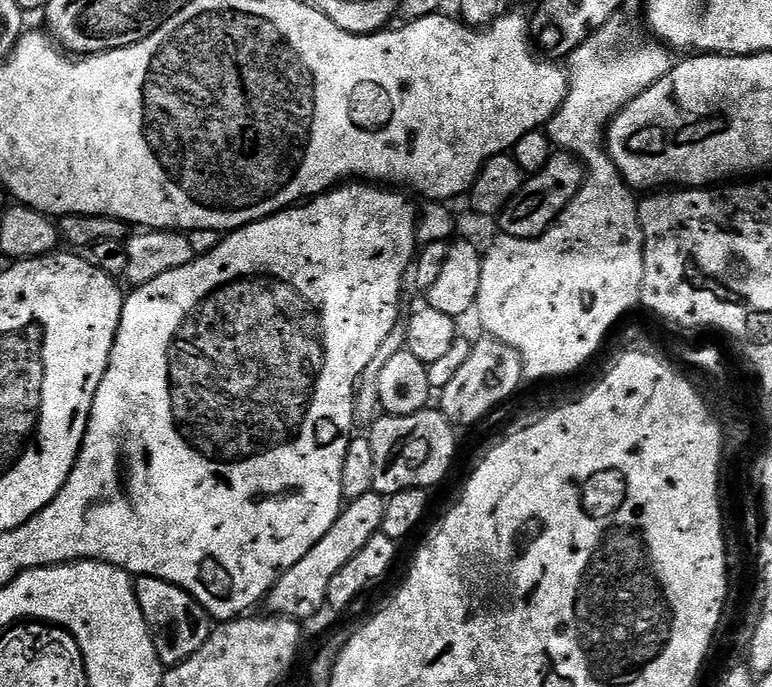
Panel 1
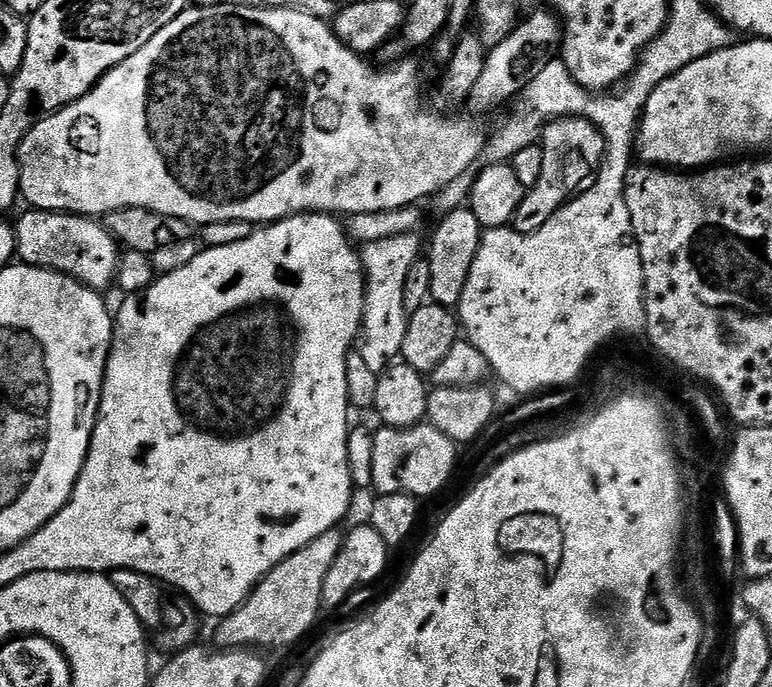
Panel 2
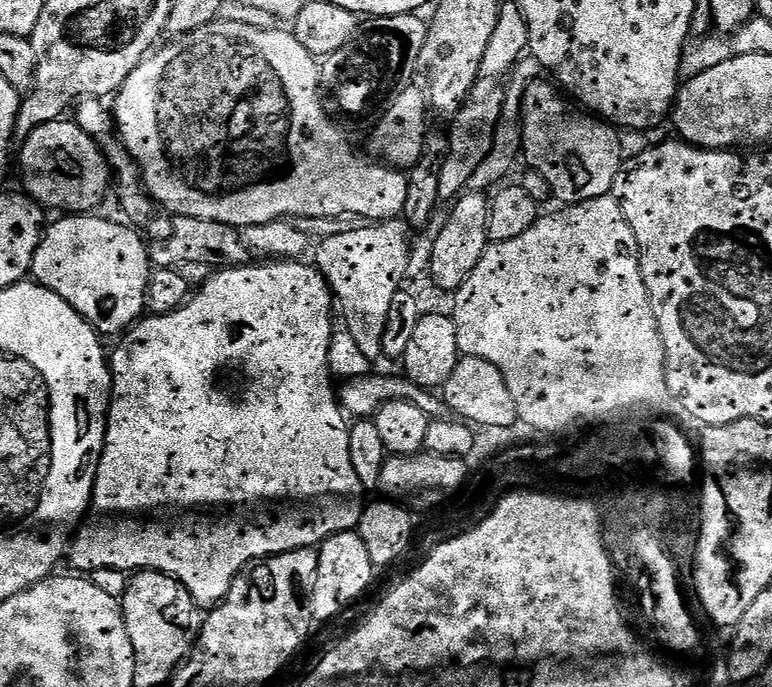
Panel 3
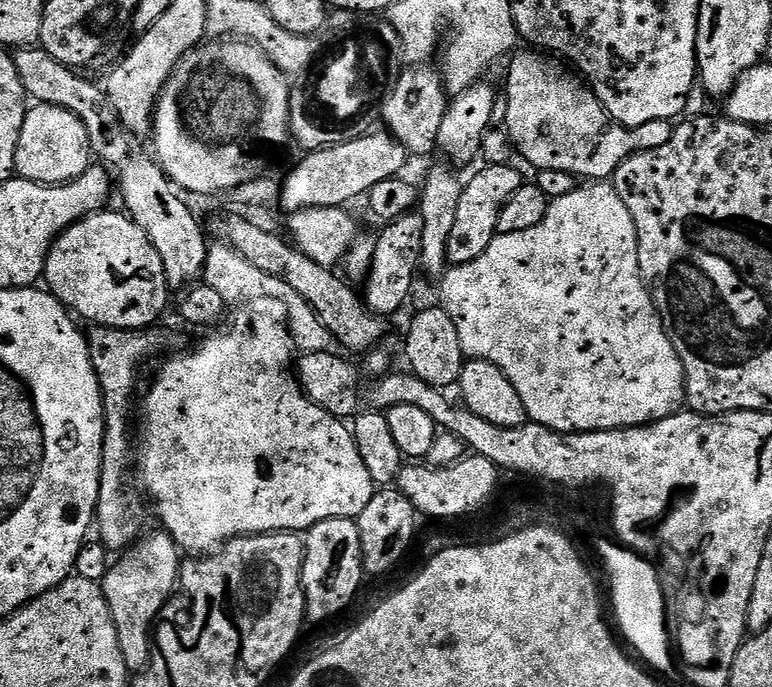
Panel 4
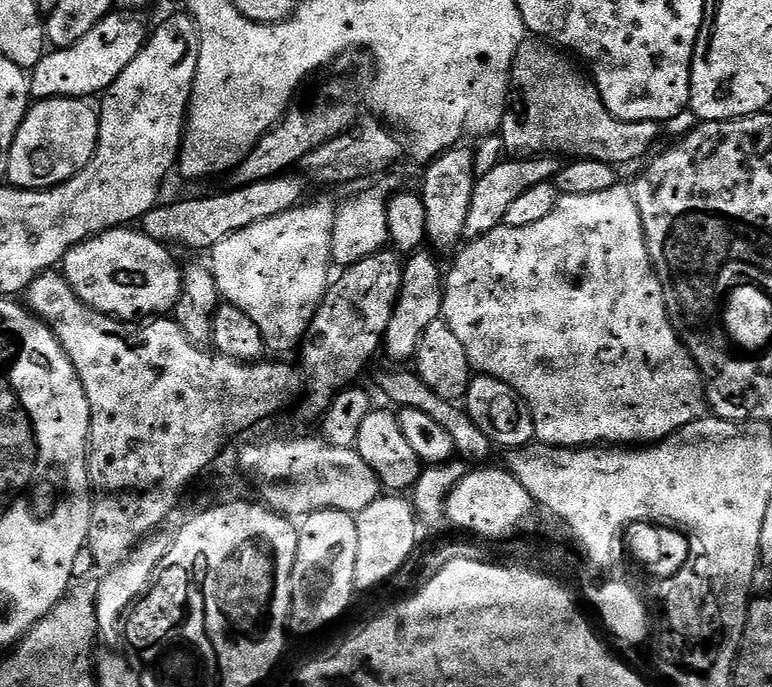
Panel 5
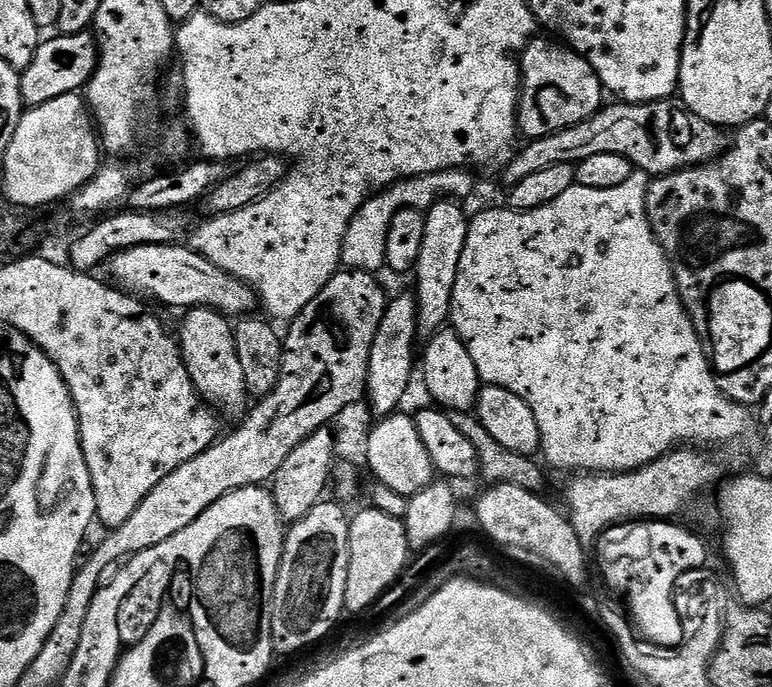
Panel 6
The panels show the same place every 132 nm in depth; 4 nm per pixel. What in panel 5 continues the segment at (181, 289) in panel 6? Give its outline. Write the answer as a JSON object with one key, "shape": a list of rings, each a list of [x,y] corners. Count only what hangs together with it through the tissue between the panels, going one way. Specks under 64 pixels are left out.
{"shape":[[[128,226],[110,228],[99,236],[89,236],[81,244],[76,244],[64,255],[62,275],[68,279],[68,284],[78,294],[86,306],[98,310],[107,316],[114,316],[125,322],[140,322],[145,318],[160,318],[171,313],[178,302],[182,268],[171,256],[169,249],[160,241],[150,238],[142,230],[133,230]]]}

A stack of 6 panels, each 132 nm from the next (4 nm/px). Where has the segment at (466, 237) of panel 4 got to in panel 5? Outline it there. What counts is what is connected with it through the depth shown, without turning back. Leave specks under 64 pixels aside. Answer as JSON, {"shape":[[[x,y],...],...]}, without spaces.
{"shape":[[[550,155],[502,159],[488,174],[477,179],[474,194],[470,198],[470,214],[466,214],[465,237],[469,241],[477,240],[490,234],[490,230],[501,227],[506,210],[510,210],[510,205],[521,194],[526,194],[530,186],[555,181],[561,167],[561,161]]]}

